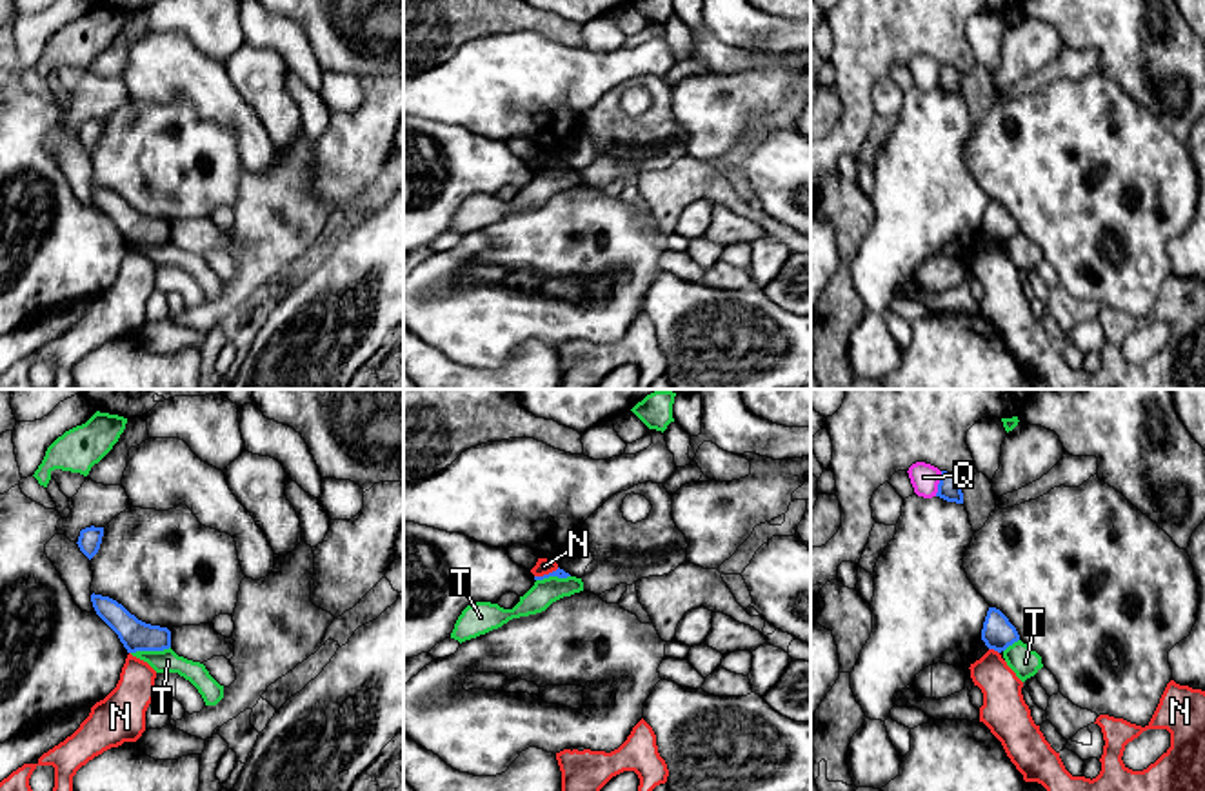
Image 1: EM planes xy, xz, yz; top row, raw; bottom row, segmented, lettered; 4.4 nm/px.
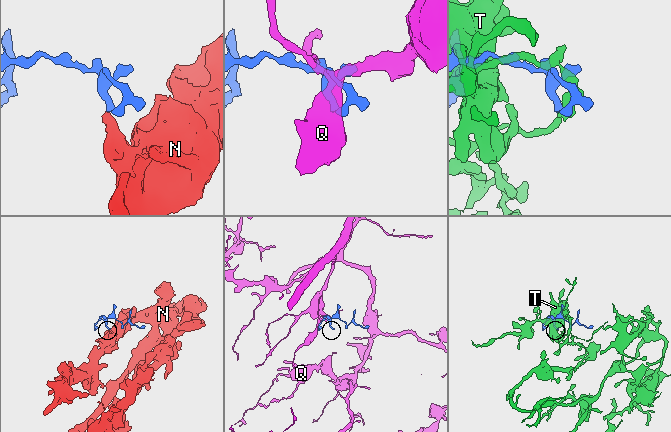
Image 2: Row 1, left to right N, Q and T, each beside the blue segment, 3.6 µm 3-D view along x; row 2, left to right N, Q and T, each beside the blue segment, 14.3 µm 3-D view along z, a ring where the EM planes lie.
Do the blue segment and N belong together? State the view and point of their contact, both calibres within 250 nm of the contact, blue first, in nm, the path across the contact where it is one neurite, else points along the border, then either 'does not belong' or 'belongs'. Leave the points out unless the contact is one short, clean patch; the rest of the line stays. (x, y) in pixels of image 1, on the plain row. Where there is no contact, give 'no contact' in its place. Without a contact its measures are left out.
yz (995, 242) | 150/180 nm | along yz (989, 240), (998, 246) | does not belong

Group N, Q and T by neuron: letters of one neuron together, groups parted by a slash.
N / Q / T

